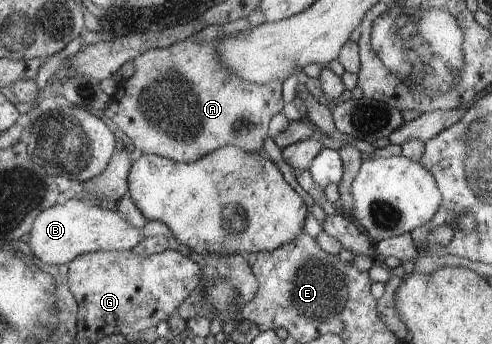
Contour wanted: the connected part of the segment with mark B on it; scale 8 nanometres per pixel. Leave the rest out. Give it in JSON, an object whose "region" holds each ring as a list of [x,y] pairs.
{"region":[[[67,199],[44,210],[35,218],[30,235],[28,244],[34,255],[45,264],[54,265],[70,263],[87,253],[128,251],[145,238],[141,229],[124,221],[120,213],[102,209],[101,204],[87,199]]]}

